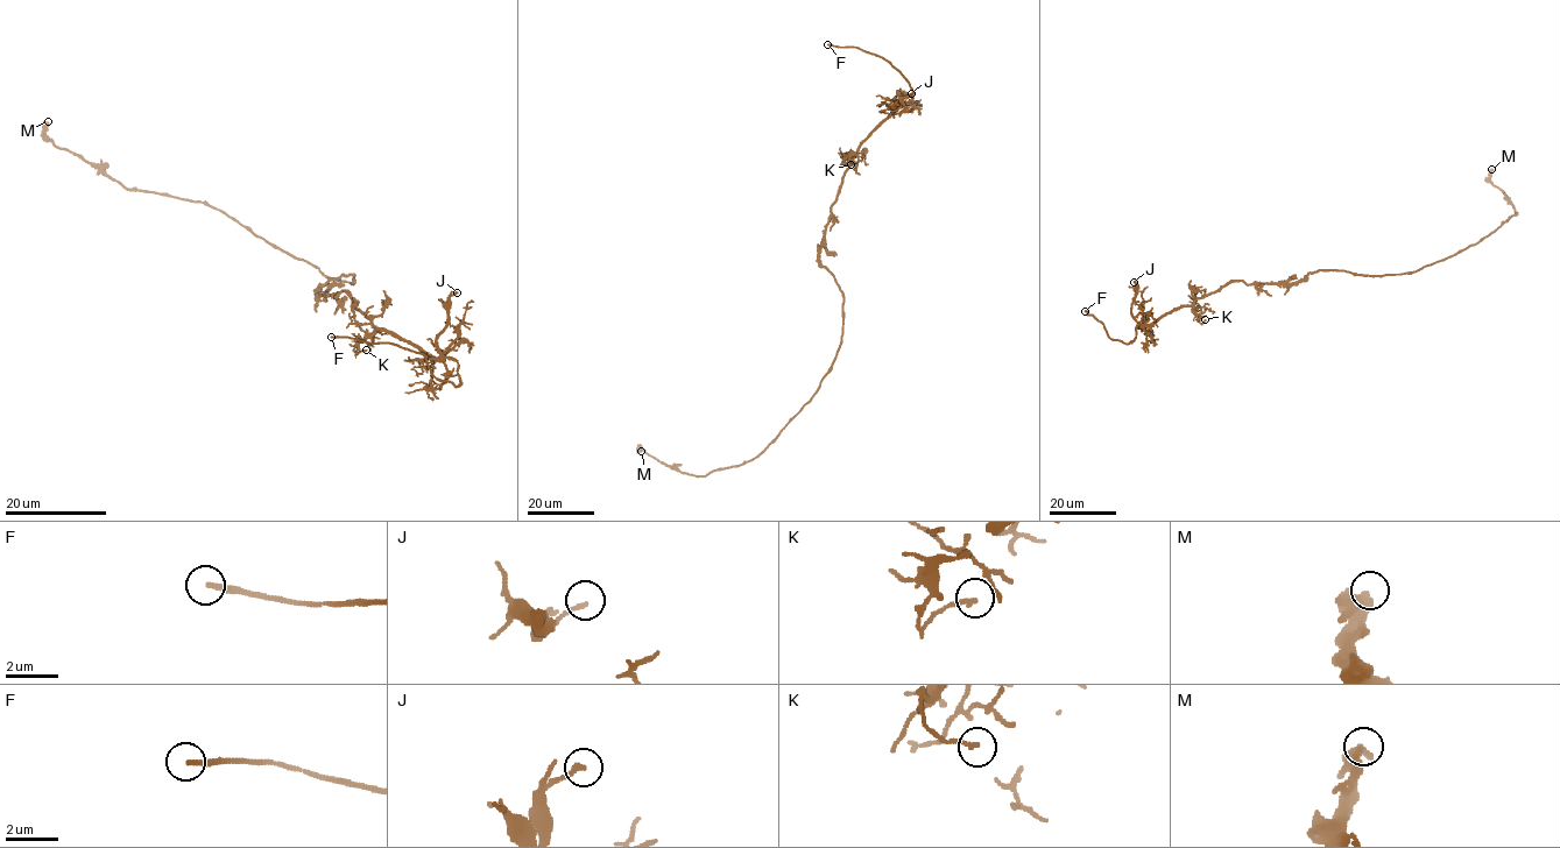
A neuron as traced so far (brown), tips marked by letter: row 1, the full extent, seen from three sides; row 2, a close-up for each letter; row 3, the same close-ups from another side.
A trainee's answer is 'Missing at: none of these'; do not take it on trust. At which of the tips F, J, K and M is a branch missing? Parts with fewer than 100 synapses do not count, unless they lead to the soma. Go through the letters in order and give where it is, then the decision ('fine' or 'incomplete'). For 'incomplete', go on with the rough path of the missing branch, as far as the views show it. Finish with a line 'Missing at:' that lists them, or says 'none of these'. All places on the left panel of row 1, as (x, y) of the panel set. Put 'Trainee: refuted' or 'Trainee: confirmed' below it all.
F: place (331, 337); incomplete; course (331, 337), (315, 339), (325, 355)
J: place (457, 292); fine
K: place (366, 350); fine
M: place (48, 121); fine
Missing at: F
Trainee: refuted

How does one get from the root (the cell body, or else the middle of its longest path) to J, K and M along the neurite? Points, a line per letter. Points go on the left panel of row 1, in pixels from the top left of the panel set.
J: (344, 275), (318, 294), (344, 291), (376, 327), (435, 357), (457, 292)
K: (344, 275), (329, 278), (318, 294), (337, 296), (344, 291), (352, 298), (373, 327), (354, 354), (366, 350)
M: (344, 275), (354, 276), (352, 283), (326, 277), (203, 203), (124, 189), (58, 148), (46, 134), (48, 121)

